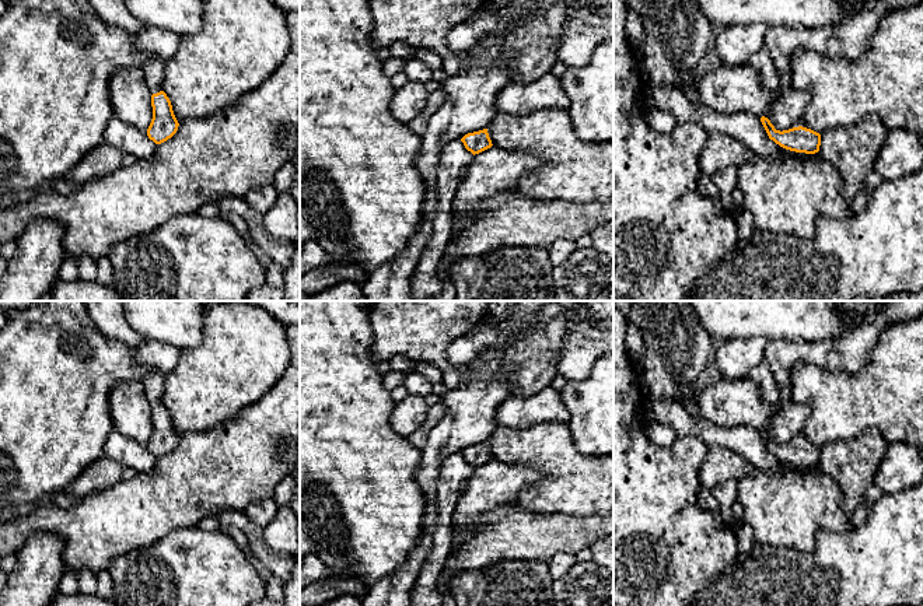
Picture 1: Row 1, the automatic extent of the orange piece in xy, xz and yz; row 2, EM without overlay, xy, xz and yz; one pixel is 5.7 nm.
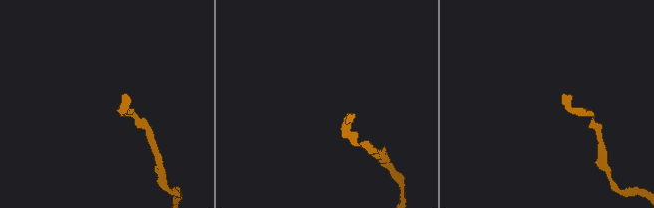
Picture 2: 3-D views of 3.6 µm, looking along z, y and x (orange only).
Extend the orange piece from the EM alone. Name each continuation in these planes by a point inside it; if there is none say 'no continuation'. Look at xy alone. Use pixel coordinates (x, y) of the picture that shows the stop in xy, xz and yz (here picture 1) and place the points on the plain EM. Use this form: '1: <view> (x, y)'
1: xy (154, 381)

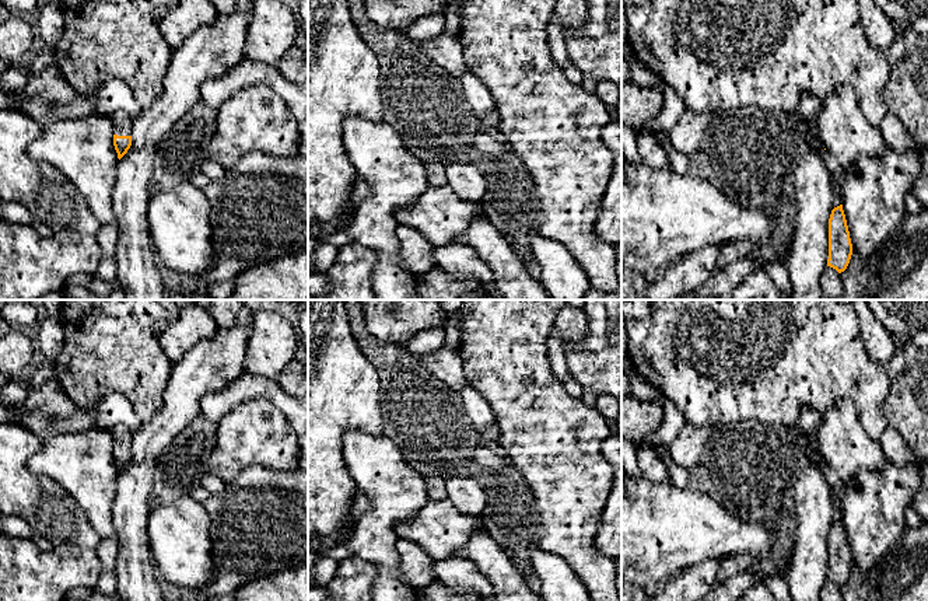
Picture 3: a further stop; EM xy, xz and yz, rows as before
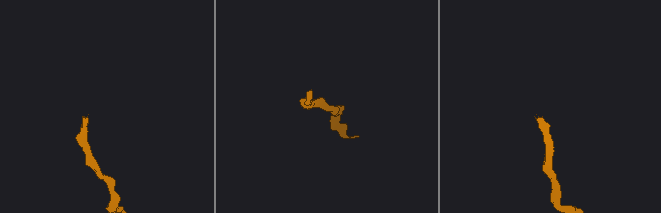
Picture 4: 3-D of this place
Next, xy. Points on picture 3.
1: xy (122, 436)

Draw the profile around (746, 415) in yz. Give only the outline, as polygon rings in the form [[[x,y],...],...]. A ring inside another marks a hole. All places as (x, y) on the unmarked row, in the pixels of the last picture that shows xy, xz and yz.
[[[649,300],[649,304],[651,311],[644,318],[621,321],[621,326],[627,333],[628,360],[635,373],[654,387],[659,395],[673,402],[689,423],[704,426],[728,423],[731,420],[759,420],[774,429],[778,426],[791,427],[796,423],[805,406],[823,415],[836,402],[850,399],[871,438],[878,440],[889,426],[883,415],[883,406],[890,389],[893,367],[868,356],[859,338],[858,318],[852,305],[841,304],[838,300]]]

